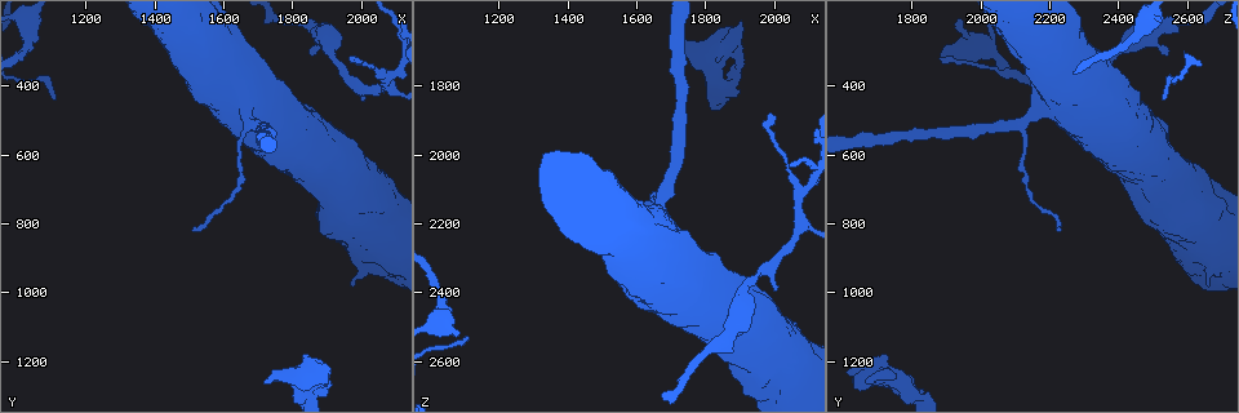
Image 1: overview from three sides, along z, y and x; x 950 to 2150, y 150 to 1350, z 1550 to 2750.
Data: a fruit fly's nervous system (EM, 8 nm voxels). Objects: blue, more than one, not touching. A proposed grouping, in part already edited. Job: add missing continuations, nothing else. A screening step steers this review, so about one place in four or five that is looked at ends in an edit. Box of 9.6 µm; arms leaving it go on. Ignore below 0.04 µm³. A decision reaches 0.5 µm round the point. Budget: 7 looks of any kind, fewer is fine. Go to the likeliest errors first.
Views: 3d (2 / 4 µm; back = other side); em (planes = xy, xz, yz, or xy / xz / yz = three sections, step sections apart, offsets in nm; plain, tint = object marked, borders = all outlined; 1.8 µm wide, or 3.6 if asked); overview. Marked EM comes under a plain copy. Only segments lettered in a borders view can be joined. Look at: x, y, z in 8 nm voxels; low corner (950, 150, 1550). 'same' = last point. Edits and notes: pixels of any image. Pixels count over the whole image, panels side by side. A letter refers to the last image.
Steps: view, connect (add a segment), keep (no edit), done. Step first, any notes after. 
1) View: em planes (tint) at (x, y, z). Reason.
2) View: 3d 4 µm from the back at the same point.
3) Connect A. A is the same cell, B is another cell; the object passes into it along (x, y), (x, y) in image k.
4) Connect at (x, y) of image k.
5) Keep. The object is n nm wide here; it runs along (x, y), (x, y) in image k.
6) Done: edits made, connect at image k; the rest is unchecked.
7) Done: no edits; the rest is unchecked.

View: em planes (borders) at (1900, 1270, 1750). Closes a loop.

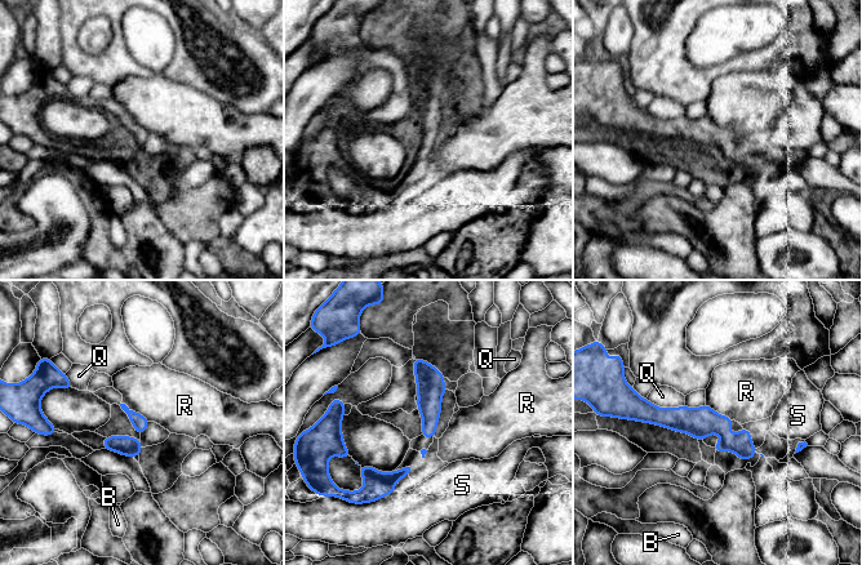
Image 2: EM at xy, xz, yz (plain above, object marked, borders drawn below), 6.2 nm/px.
Keep. The object is 120 nm wide here; B, Q, R and S are other cells; a border runs along (121, 403), (149, 421) in image 2; none of them fits.

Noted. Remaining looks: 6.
View: 3d 4 µm at (1850, 310, 2550). Branch stops here.

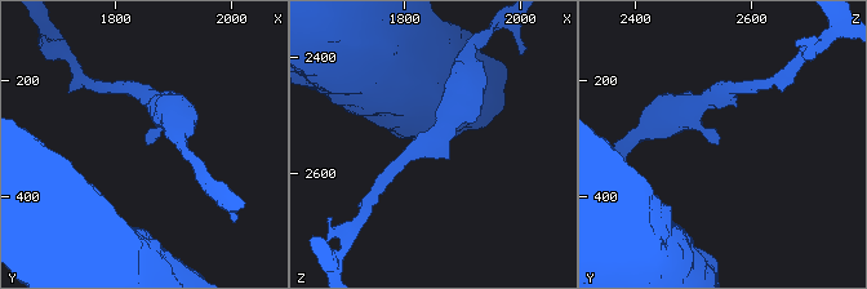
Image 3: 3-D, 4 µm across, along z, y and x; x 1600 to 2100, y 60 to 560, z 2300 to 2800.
View: em planes (borders) at (1855, 310, 2540).

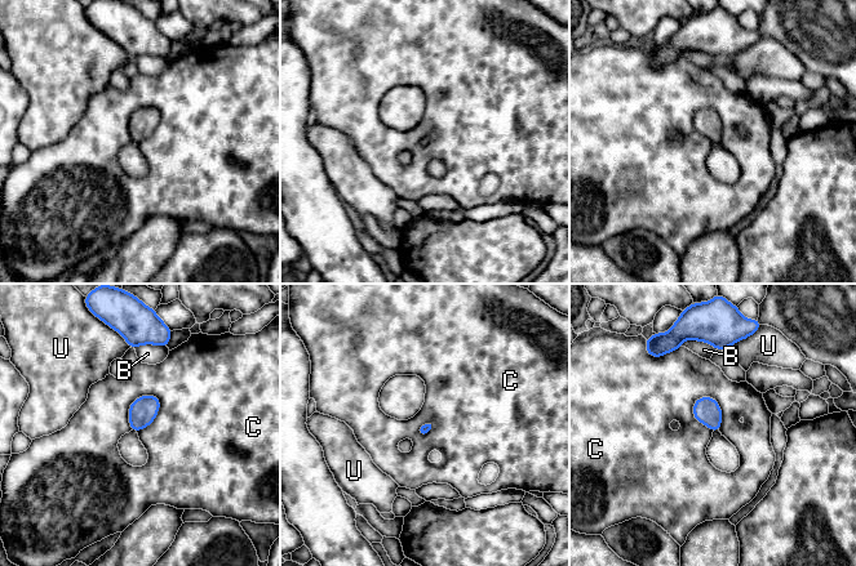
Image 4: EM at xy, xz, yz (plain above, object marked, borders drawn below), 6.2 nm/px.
Keep. B, C and U are other cells; a border runs along (156, 396), (131, 405), (131, 429) in image 4; none of them fits.

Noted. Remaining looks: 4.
View: em planes (borders) at (1970, 970, 2660). An open end.

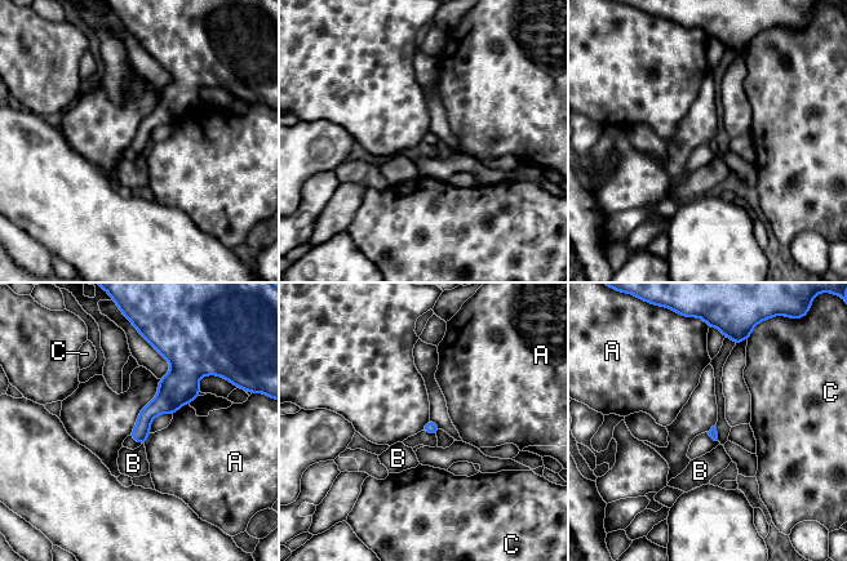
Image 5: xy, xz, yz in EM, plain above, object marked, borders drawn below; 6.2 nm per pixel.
Keep. A, B and C are other cells; a border runs along (189, 401), (172, 414) in image 5; none of them fits.

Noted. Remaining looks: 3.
Done: no edits; the rest is unchecked.

